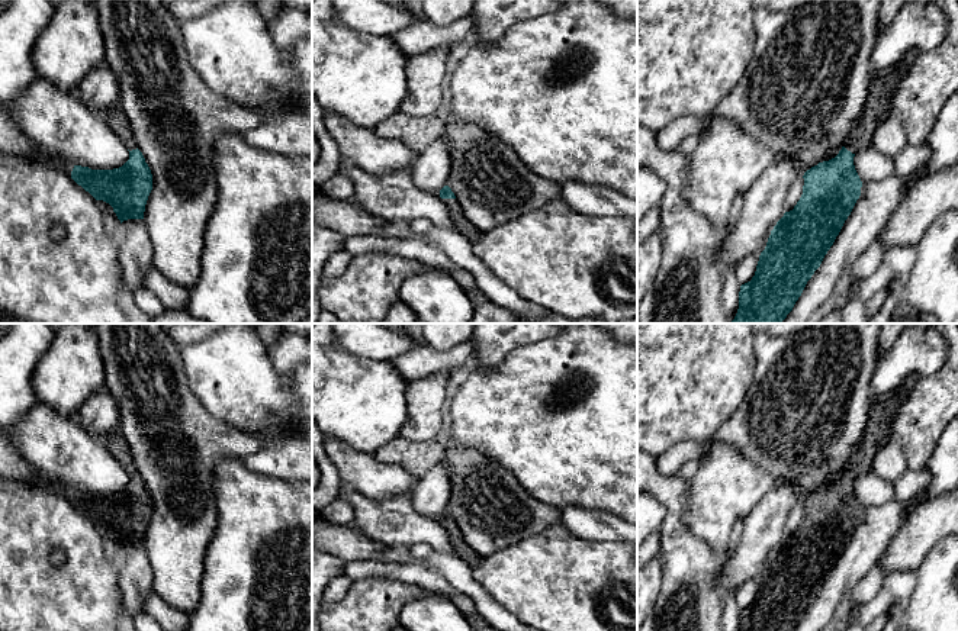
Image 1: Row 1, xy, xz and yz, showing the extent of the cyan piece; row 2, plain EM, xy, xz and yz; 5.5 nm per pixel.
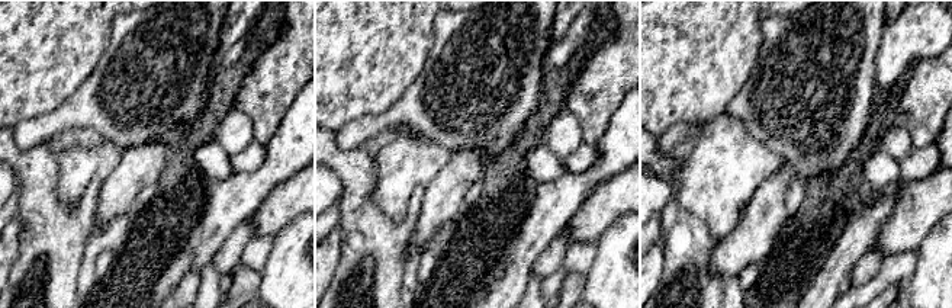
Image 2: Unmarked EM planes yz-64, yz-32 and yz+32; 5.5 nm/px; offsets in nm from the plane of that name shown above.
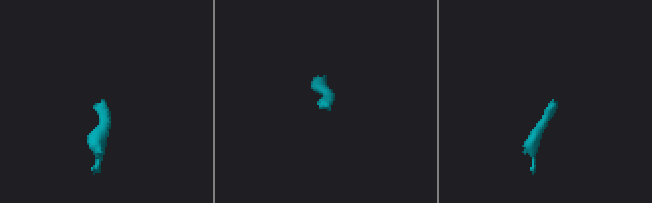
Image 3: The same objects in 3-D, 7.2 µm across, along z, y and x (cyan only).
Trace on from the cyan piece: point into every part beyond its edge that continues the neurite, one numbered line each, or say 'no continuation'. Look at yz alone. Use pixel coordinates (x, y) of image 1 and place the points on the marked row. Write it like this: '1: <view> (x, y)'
1: yz (878, 102)

